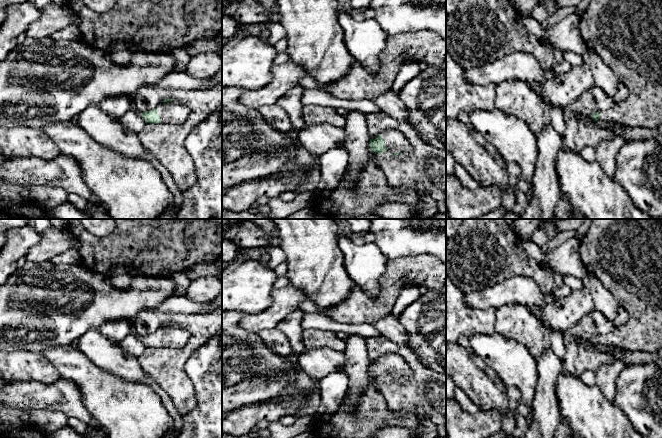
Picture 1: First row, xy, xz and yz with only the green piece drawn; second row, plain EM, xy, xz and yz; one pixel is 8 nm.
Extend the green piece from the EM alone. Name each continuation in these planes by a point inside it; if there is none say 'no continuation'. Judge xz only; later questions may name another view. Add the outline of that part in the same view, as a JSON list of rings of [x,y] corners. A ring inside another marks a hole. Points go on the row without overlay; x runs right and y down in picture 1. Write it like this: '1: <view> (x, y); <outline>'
1: xz (395, 365); [[[386,355],[380,358],[383,362],[385,373],[390,374],[392,377],[407,377],[412,376],[407,362],[399,355]]]
2: xz (371, 414); [[[370,375],[353,412],[347,412],[342,404],[328,420],[315,417],[310,432],[318,438],[373,438],[384,427],[399,426],[416,431],[419,424],[419,418],[410,413],[400,415],[391,411],[376,388],[376,377]]]

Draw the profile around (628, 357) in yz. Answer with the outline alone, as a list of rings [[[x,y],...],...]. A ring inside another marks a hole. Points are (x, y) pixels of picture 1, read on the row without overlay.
[[[578,339],[586,348],[594,349],[598,352],[610,353],[616,361],[623,361],[626,365],[648,364],[655,363],[662,369],[662,359],[657,352],[647,351],[627,351],[615,346],[599,342],[597,345],[593,344],[591,340]]]

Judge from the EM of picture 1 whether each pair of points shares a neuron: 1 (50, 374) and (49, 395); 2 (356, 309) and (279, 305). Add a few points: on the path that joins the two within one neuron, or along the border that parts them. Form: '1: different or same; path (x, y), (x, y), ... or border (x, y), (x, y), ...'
1: different; border (60, 377), (51, 383), (27, 381)
2: different; border (308, 299), (303, 301), (298, 308)

